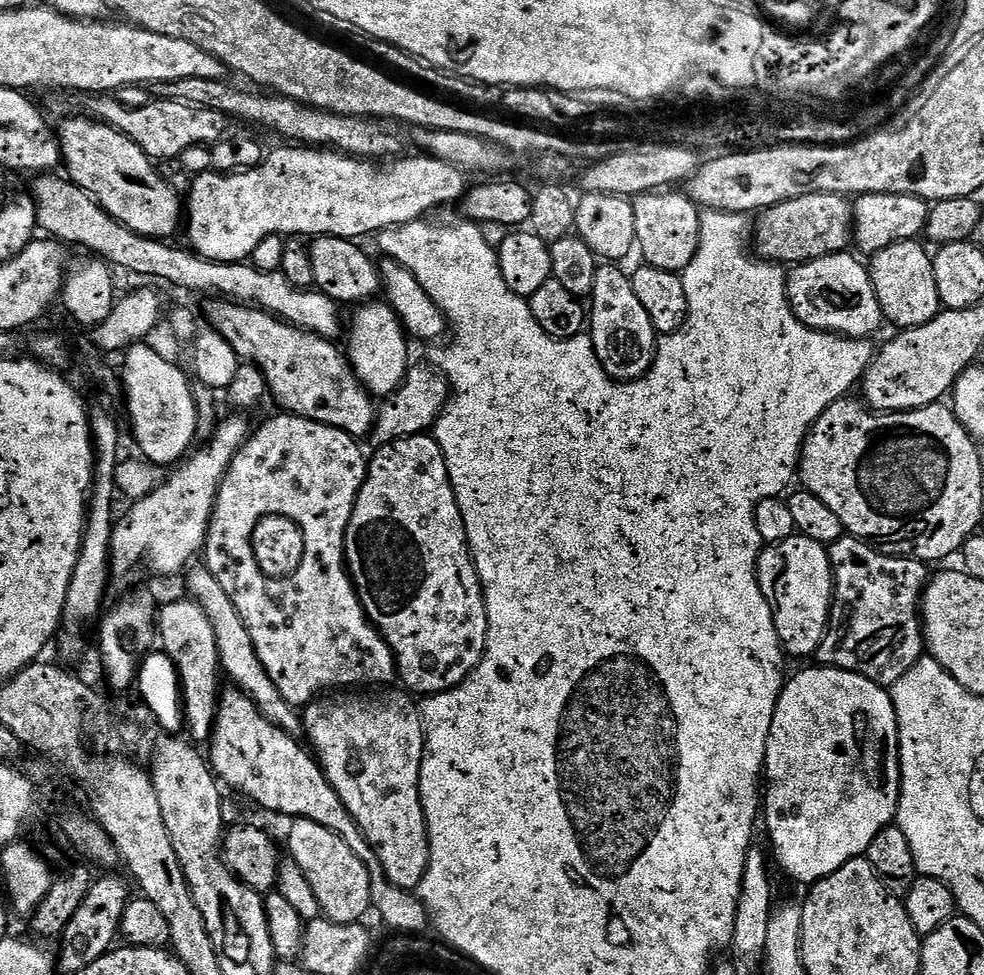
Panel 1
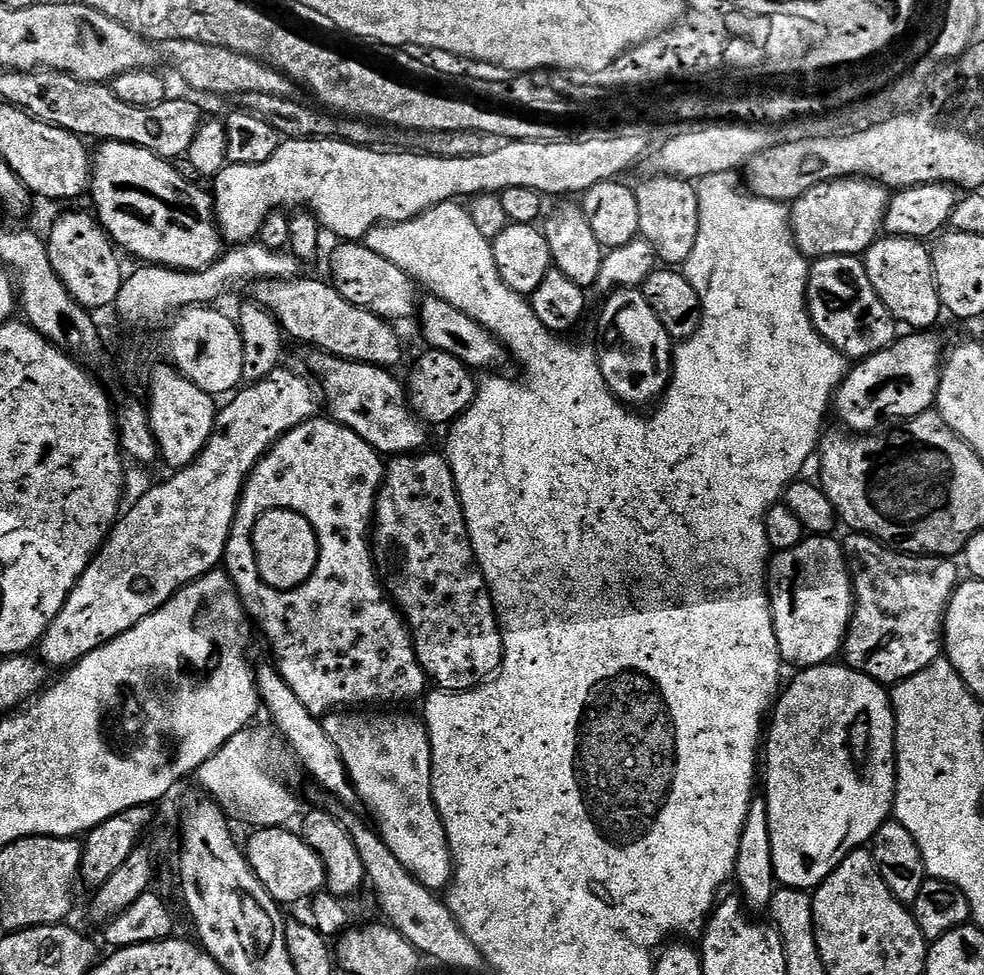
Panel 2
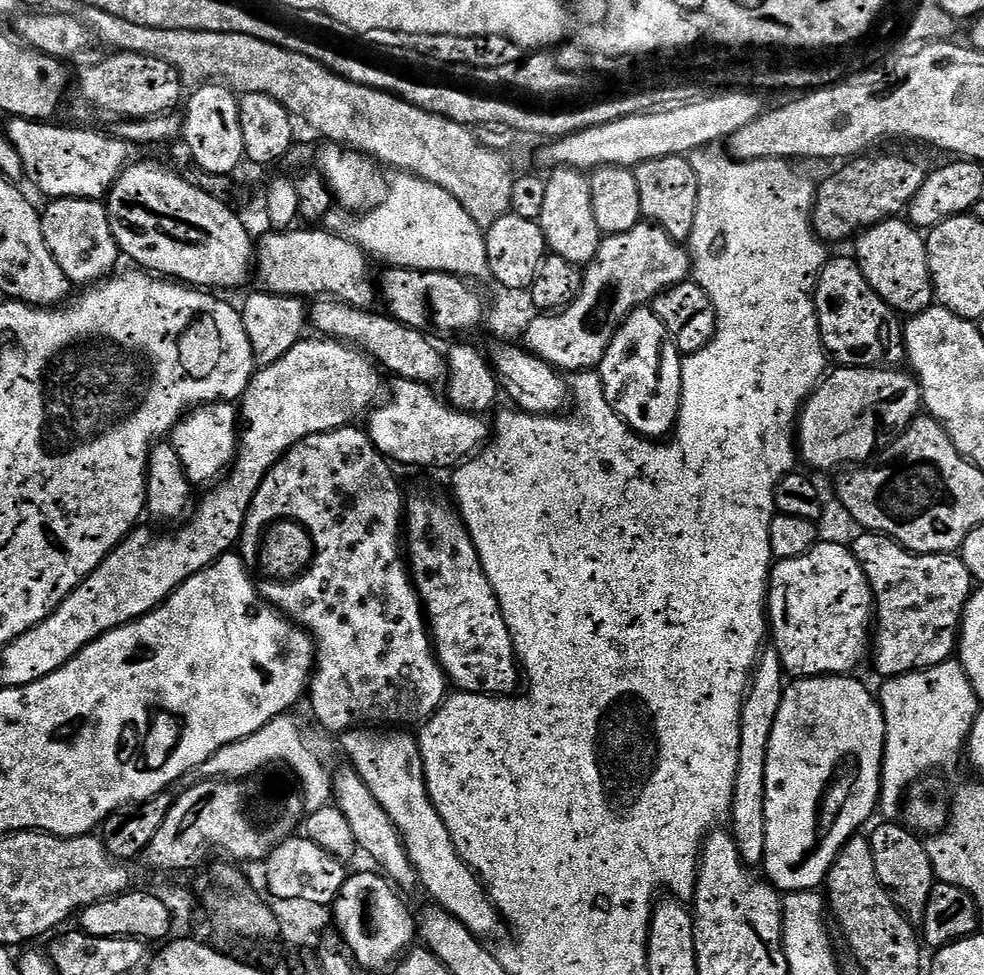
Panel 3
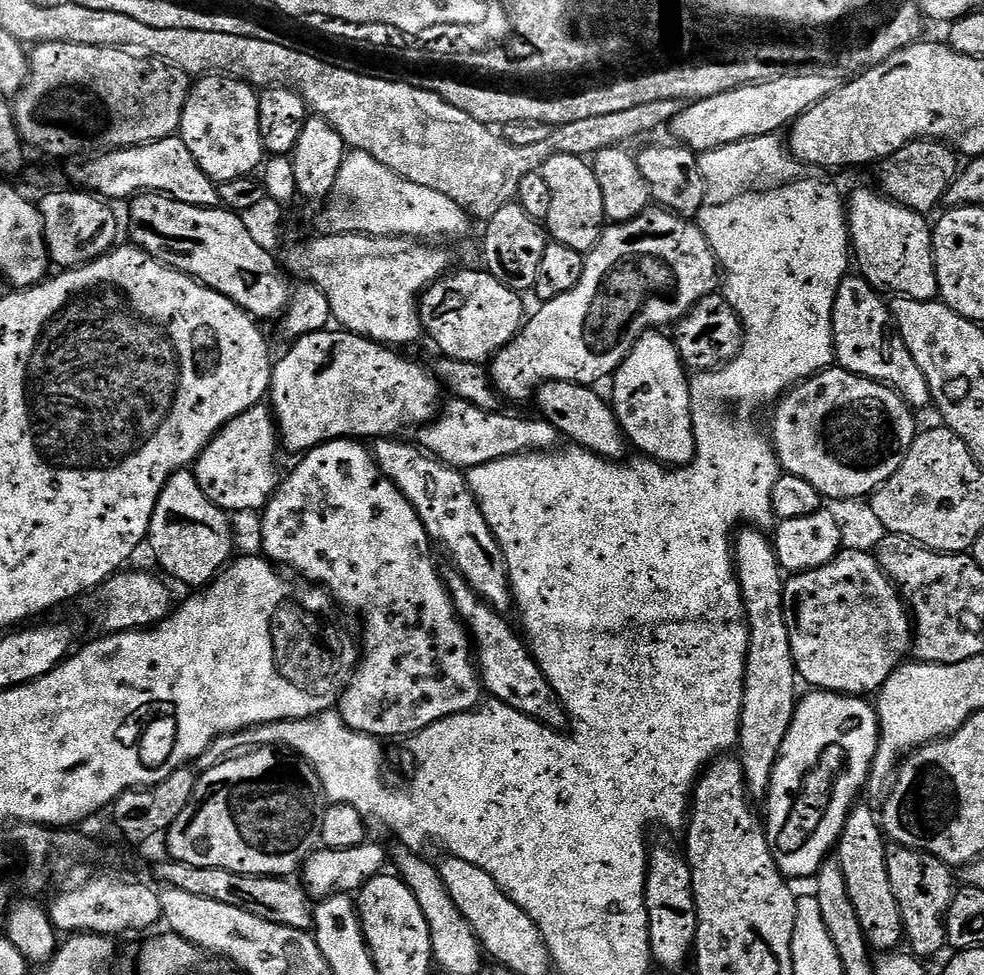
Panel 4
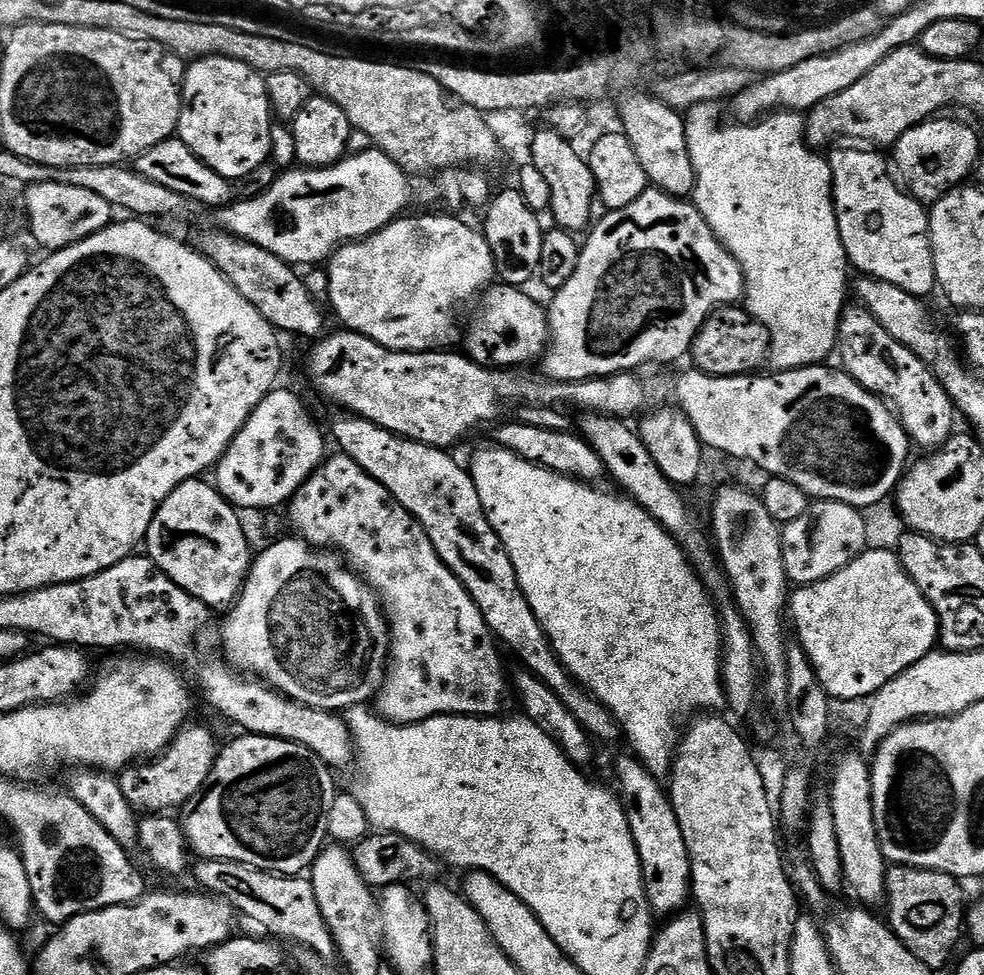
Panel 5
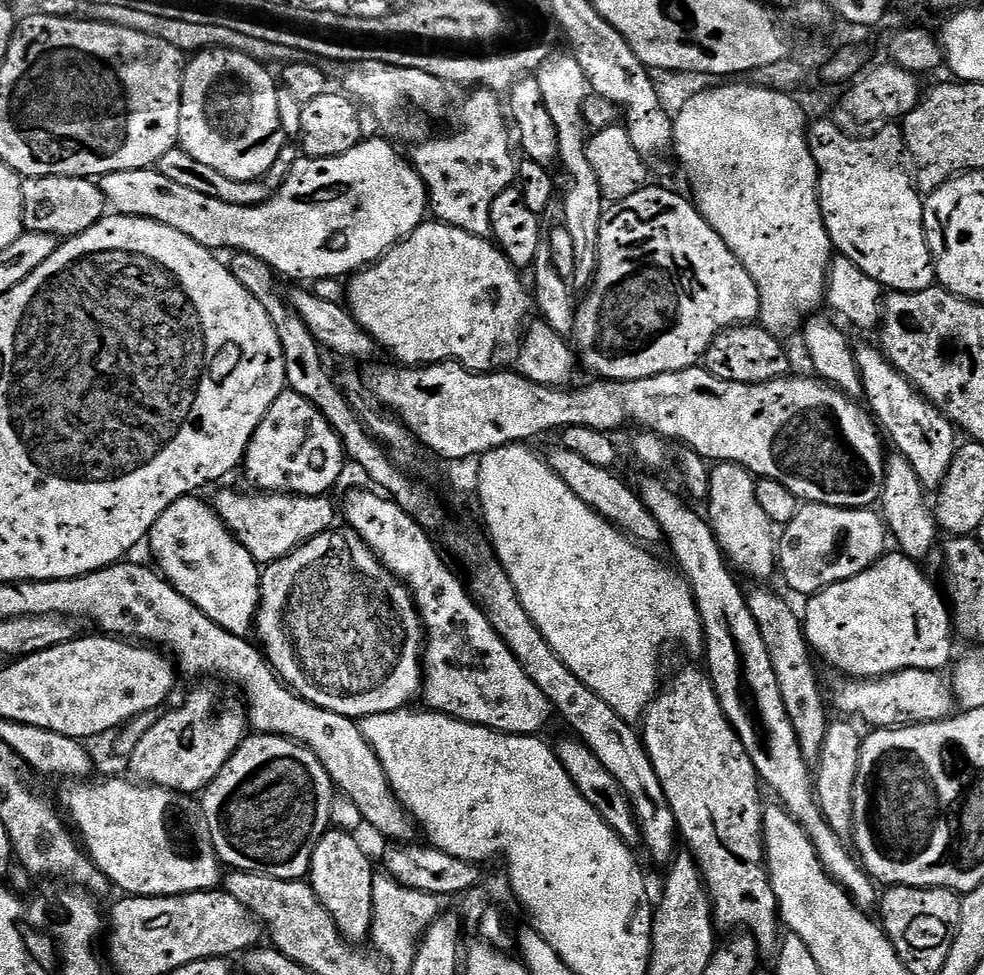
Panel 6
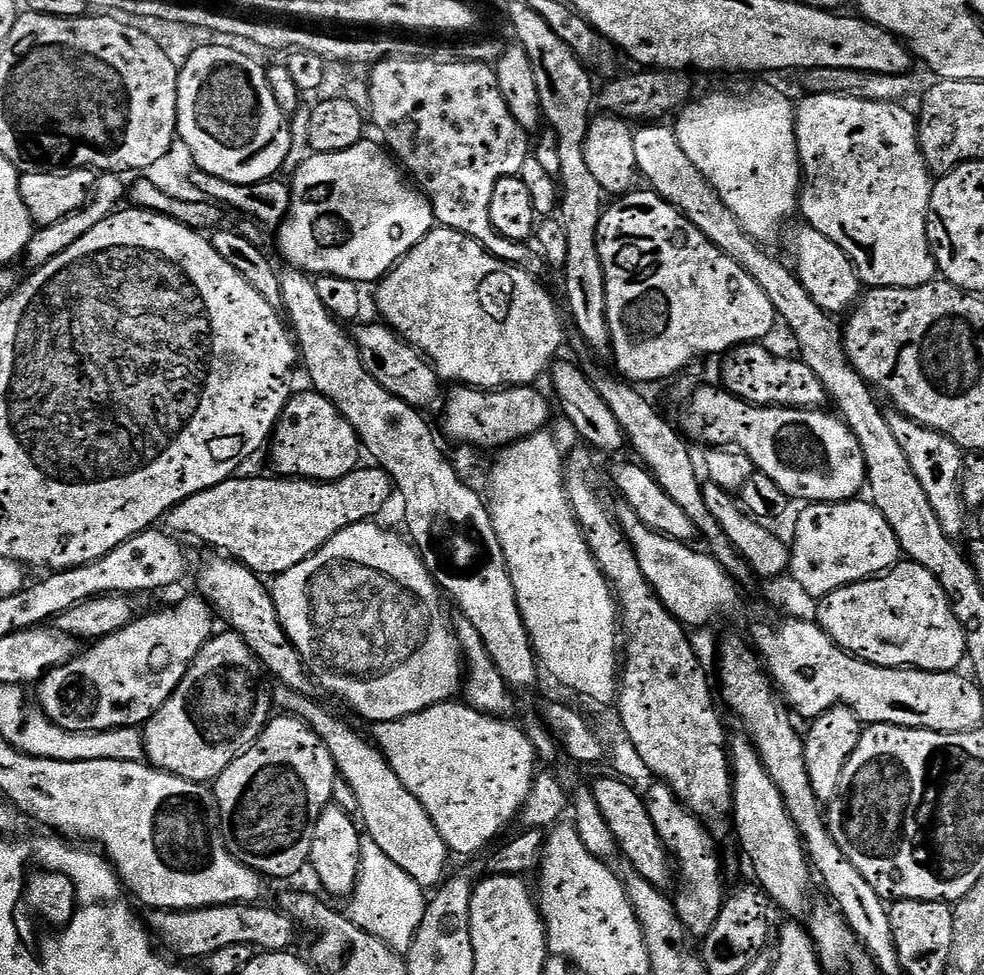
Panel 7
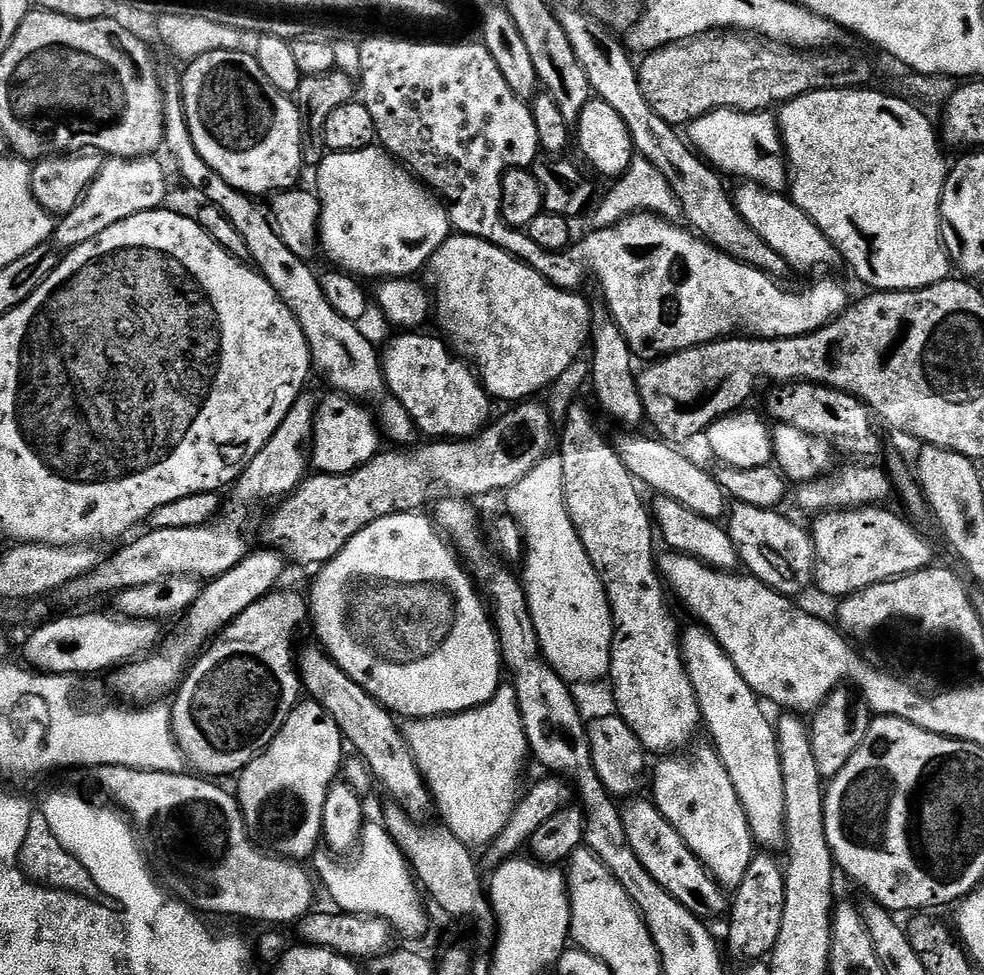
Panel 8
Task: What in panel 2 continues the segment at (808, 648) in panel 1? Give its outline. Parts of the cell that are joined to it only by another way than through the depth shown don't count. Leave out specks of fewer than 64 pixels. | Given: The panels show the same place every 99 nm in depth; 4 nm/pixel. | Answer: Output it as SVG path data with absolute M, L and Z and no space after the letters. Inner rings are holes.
M809 535L798 546L775 553L766 573L768 600L772 603L772 621L780 658L785 665L793 664L796 670L835 661L841 655L848 621L852 619L852 576L848 573L848 562L844 558L841 541L832 539L831 535Z

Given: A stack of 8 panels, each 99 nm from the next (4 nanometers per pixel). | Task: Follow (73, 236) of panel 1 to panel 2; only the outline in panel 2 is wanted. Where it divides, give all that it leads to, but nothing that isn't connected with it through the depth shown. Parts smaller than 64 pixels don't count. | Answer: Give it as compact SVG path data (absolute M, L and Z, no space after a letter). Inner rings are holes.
M292 277L291 280L258 280L253 283L253 301L267 309L279 322L285 335L341 360L393 369L402 358L402 344L389 321L362 310L342 298L329 281Z

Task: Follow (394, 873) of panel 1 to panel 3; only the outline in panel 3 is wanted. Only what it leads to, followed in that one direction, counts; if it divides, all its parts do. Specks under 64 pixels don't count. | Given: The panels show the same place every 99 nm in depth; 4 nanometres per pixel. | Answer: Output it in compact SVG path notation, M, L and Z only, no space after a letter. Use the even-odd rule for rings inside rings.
M357 726L349 728L339 740L352 762L351 767L362 778L362 782L370 786L370 794L378 798L382 810L390 814L394 826L399 830L408 850L408 857L416 867L419 883L424 883L439 907L456 916L477 937L485 938L502 924L502 917L493 904L492 897L488 895L484 881L458 854L450 830L444 825L443 818L428 797L420 742L413 733L411 736L408 732L411 731Z

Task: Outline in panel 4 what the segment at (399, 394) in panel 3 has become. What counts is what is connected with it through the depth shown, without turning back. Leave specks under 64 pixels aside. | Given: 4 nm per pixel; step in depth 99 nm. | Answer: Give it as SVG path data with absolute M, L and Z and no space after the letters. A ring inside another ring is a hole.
M452 398L442 412L443 408L423 429L425 432L421 434L419 443L437 460L443 460L457 470L477 468L480 464L489 464L507 456L540 454L557 447L556 428L543 418L527 420L524 416L507 416L504 410L484 412L470 401L459 398Z

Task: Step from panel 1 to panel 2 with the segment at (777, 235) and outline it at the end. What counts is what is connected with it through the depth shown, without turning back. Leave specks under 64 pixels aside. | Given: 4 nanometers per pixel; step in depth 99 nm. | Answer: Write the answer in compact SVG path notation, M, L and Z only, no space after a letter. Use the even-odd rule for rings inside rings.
M861 177L819 183L791 203L789 224L796 248L812 262L827 256L863 257L883 229L890 200L889 189Z

